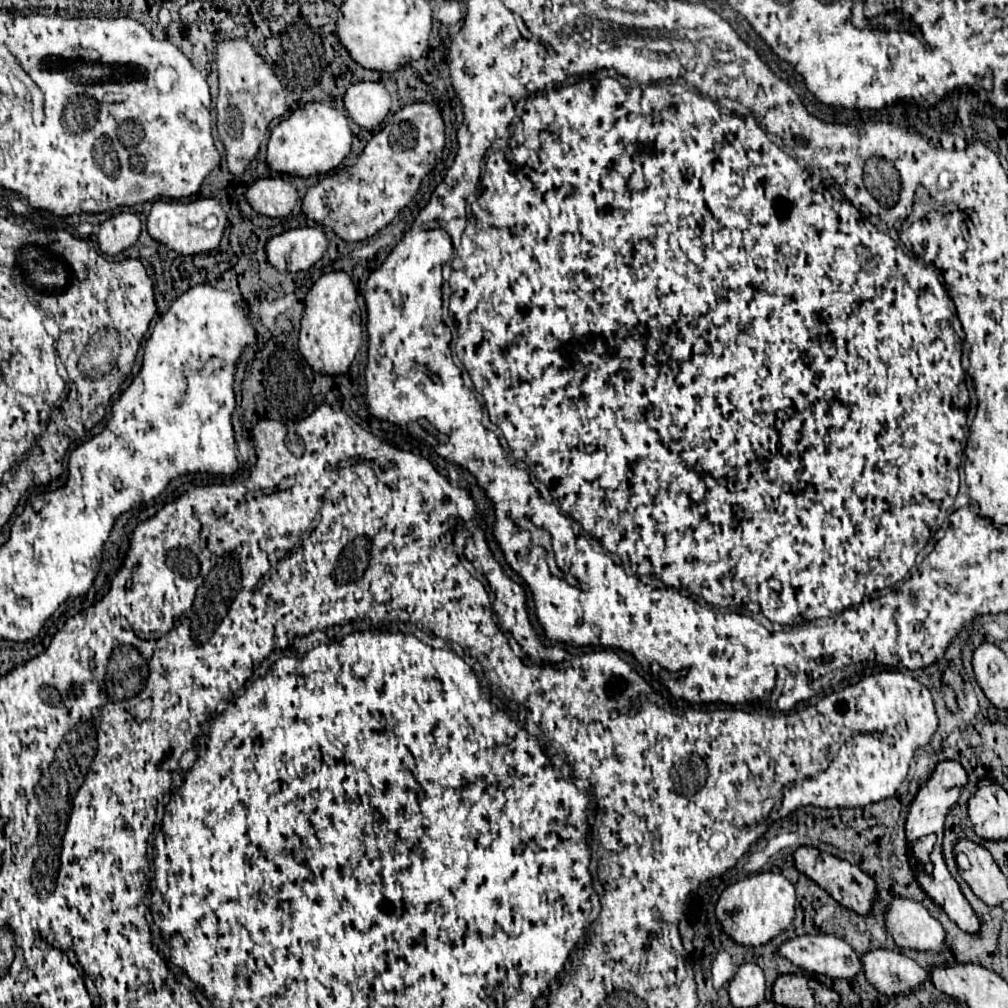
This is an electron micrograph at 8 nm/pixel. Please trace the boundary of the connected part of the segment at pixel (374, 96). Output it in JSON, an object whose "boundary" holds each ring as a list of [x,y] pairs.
{"boundary":[[[358,83],[346,91],[344,107],[354,123],[376,131],[390,111],[390,93],[382,83]]]}

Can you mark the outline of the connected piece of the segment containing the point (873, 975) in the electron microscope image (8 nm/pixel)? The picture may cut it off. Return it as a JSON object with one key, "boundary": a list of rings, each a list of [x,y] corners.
{"boundary":[[[872,949],[864,953],[862,969],[866,979],[884,995],[910,993],[928,977],[916,961],[892,949]]]}

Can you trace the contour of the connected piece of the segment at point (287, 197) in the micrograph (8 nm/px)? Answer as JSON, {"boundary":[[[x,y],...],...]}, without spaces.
{"boundary":[[[258,179],[248,191],[246,199],[254,211],[268,217],[288,217],[298,203],[298,191],[292,183],[276,179]]]}

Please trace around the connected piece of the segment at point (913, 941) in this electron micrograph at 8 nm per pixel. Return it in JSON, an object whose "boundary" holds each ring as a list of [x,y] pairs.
{"boundary":[[[894,895],[886,907],[886,929],[898,947],[916,951],[942,951],[944,929],[922,903]]]}

